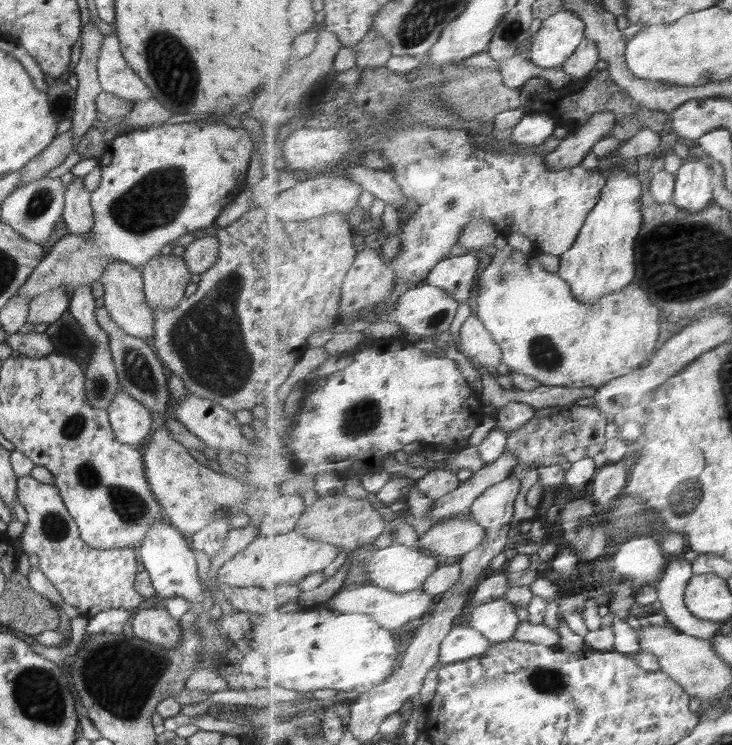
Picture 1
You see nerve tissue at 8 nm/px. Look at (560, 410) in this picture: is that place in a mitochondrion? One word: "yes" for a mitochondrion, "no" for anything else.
no

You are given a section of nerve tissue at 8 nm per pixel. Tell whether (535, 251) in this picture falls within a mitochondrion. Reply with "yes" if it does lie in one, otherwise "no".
no

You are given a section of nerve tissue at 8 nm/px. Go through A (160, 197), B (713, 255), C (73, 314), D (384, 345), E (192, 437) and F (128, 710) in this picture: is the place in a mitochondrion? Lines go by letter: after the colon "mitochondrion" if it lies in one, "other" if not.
A: mitochondrion
B: mitochondrion
C: other
D: other
E: other
F: mitochondrion

